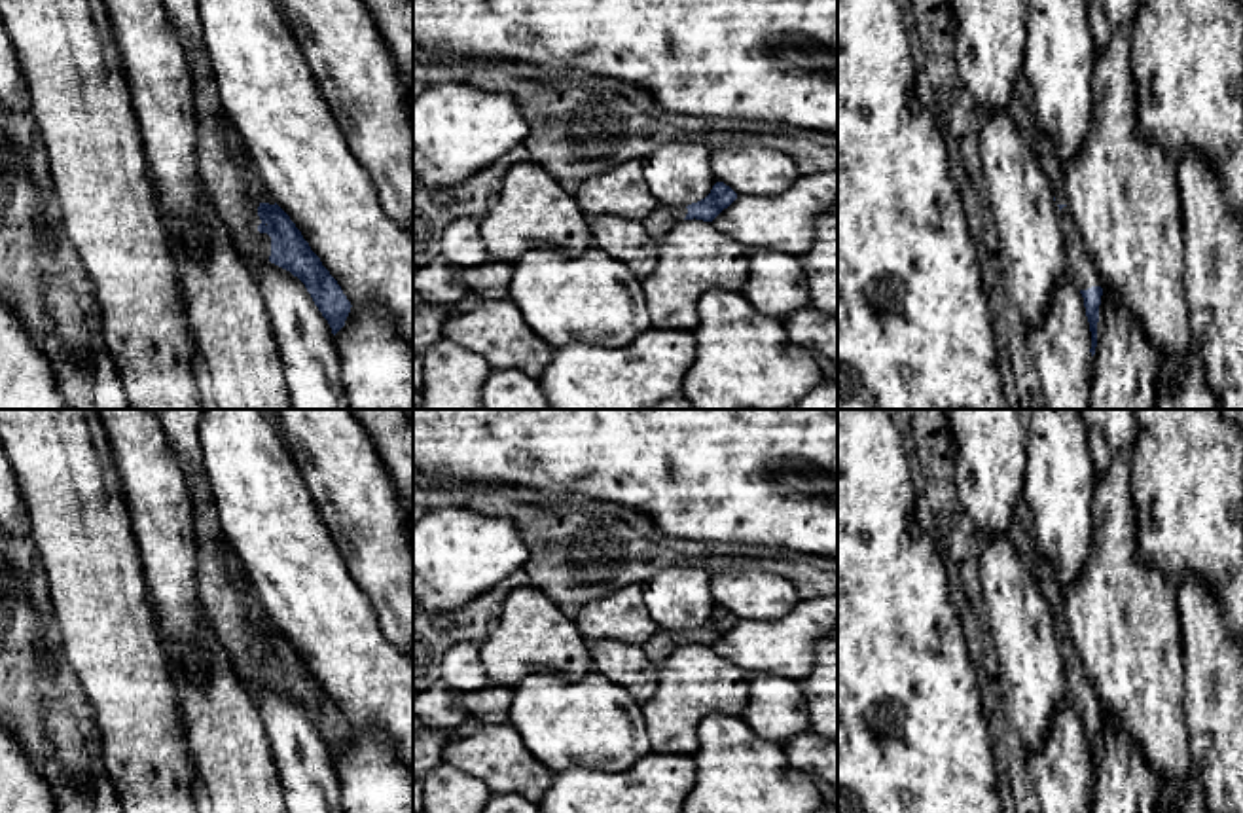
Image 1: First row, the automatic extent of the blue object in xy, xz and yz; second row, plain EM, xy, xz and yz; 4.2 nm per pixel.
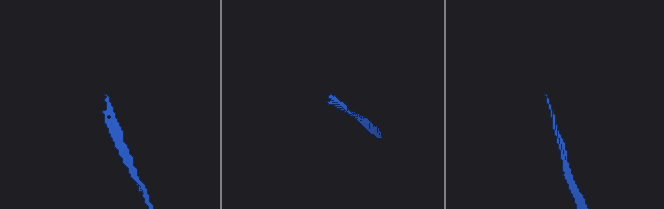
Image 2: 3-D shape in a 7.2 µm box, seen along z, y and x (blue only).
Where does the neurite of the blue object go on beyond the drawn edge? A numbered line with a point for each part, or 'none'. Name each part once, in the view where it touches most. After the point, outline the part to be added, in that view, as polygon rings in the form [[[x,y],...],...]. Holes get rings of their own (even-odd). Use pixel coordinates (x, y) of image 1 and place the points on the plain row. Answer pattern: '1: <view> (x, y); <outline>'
1: xy (222, 597); [[[191,464],[184,466],[182,472],[193,506],[193,534],[199,555],[197,591],[205,616],[229,654],[235,673],[258,701],[258,690],[269,686],[271,661],[258,656],[261,644],[243,605],[243,586],[227,572],[224,561],[227,542],[205,474]]]

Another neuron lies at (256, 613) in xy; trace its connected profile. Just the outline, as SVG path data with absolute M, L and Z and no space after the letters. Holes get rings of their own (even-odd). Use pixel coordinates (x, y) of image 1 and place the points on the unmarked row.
M229 544L224 561L229 576L243 586L243 605L252 631L258 635L261 627L275 629L273 622L267 618L265 606L260 603L258 595L250 587L243 561L235 555Z

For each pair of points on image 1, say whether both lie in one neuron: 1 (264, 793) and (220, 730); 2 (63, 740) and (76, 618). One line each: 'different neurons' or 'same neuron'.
1: same neuron
2: different neurons

